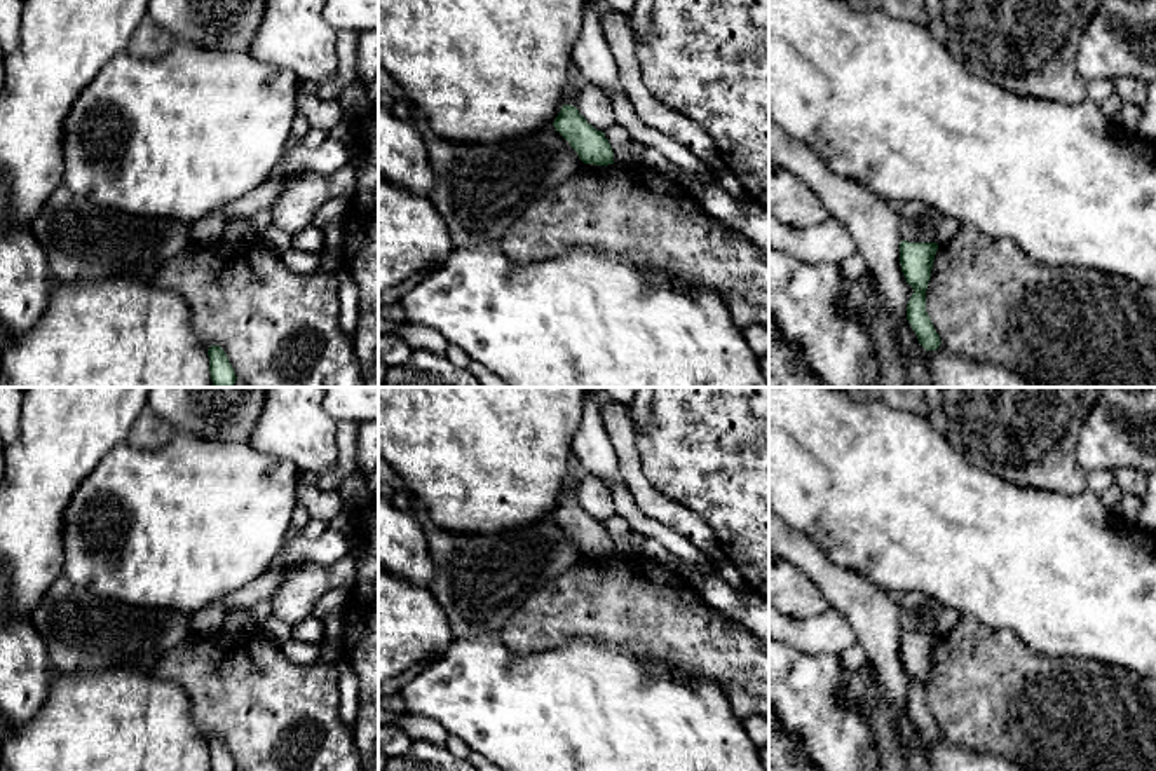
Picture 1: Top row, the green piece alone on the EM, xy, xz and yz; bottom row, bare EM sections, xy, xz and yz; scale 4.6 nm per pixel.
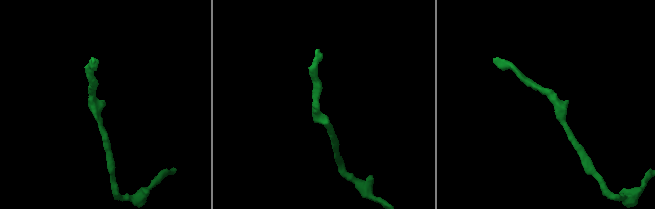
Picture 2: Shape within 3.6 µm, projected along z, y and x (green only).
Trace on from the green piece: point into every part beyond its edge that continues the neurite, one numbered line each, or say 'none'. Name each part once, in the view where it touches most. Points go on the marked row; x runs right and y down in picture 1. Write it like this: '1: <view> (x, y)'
none

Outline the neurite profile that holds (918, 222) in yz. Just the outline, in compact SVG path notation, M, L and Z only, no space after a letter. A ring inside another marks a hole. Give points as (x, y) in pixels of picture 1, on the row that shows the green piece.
M919 201L905 202L898 213L898 234L908 242L935 242L935 235L942 225L942 213Z

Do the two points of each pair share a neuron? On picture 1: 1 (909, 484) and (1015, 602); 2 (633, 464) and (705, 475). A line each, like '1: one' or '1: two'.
1: one
2: two

